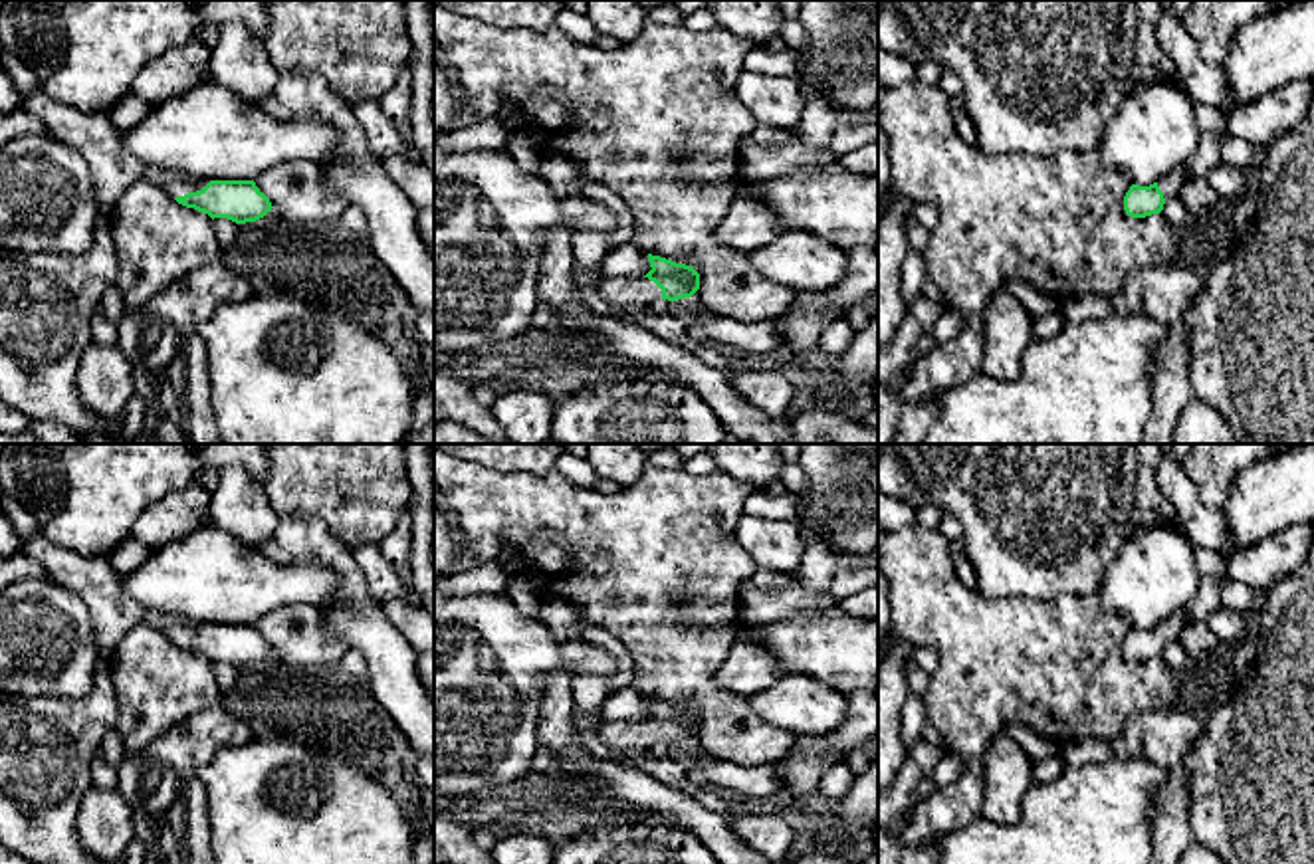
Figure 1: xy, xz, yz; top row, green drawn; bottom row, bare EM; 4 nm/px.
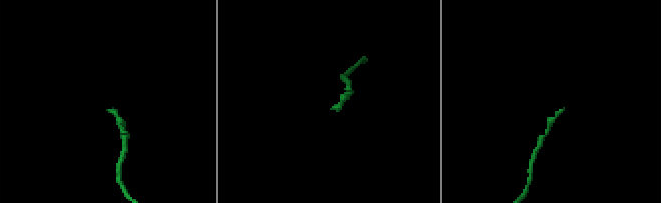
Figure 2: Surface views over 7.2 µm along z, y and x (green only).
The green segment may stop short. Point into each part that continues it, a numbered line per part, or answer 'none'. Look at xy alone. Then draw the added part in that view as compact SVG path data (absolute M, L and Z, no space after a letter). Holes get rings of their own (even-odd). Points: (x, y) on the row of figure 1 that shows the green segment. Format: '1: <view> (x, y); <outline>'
1: xy (175, 187); M147 168L145 176L151 182L159 184L172 198L202 190L210 182L210 180L178 178L176 174L170 174L170 172L159 170L159 168Z

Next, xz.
1: xz (619, 292); M640 275L604 277L599 283L599 293L610 307L620 309L652 305L656 299L662 299L662 289Z

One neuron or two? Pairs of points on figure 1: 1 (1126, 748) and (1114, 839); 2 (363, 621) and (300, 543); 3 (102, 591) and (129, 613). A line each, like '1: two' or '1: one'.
1: two
2: one
3: one

